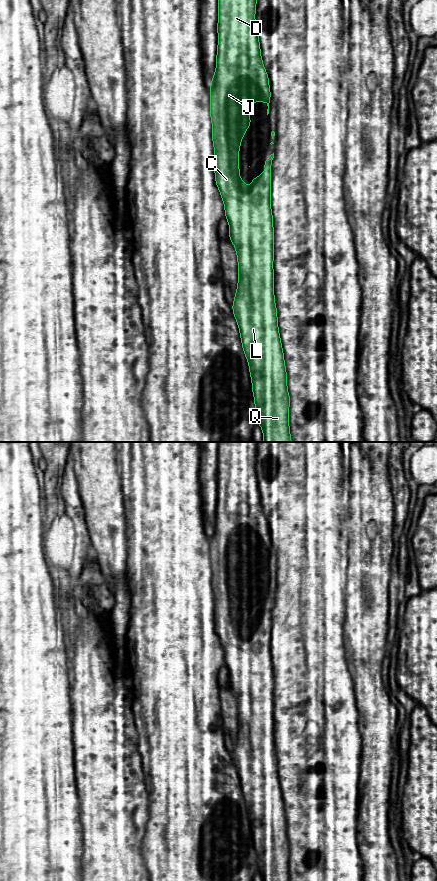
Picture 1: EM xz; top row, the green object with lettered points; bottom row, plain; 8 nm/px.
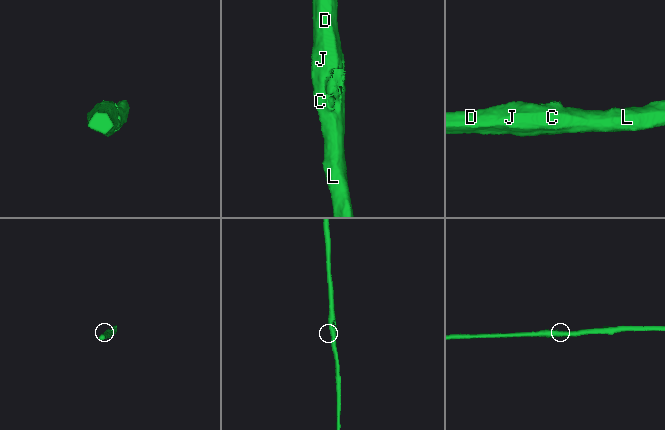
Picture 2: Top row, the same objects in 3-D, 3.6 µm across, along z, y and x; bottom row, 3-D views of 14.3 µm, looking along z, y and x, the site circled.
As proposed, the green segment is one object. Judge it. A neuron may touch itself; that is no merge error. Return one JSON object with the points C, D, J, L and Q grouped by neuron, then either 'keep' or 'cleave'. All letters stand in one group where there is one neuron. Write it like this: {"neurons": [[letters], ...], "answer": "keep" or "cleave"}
{"neurons": [["C", "D", "J", "L", "Q"]], "answer": "keep"}

